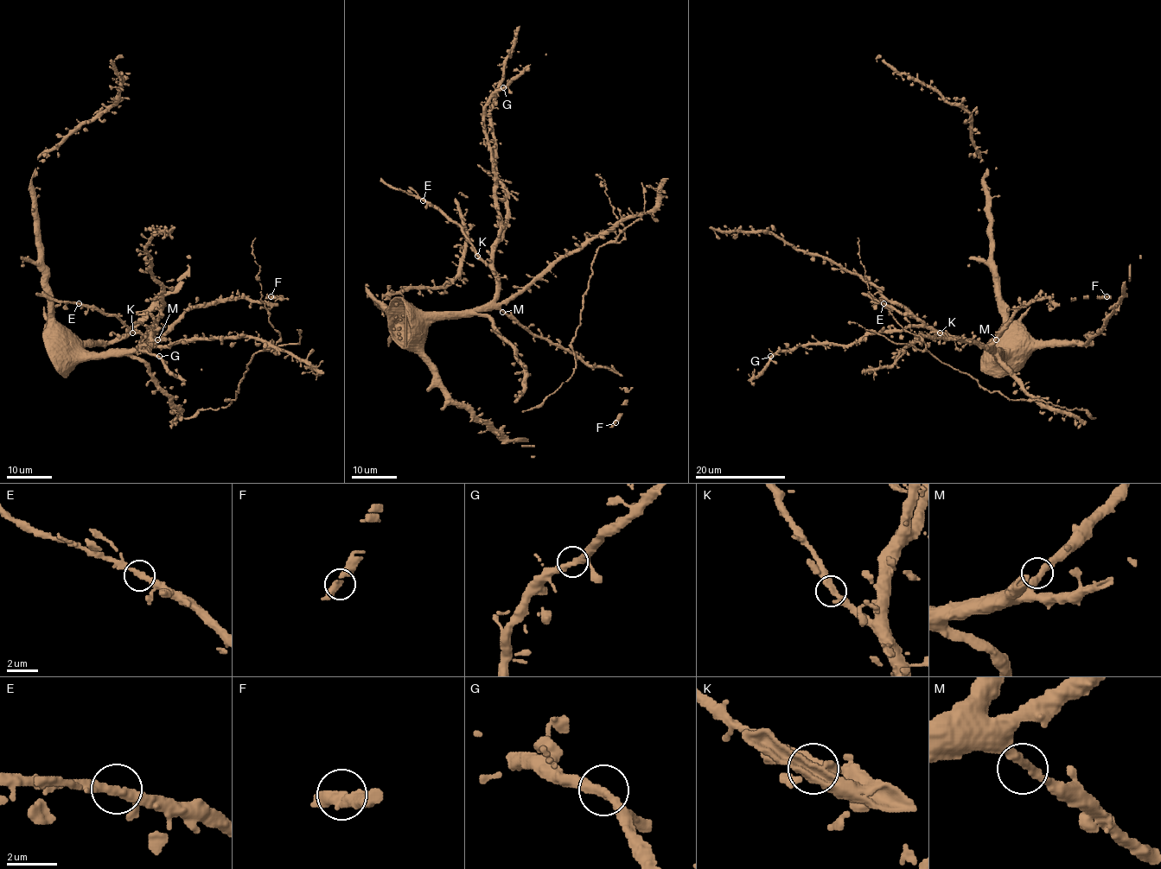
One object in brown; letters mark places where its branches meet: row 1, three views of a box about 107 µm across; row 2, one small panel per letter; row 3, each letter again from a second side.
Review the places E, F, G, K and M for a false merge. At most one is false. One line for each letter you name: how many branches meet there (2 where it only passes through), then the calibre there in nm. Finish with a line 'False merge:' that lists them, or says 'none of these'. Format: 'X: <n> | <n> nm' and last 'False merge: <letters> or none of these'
False merge: none of these

